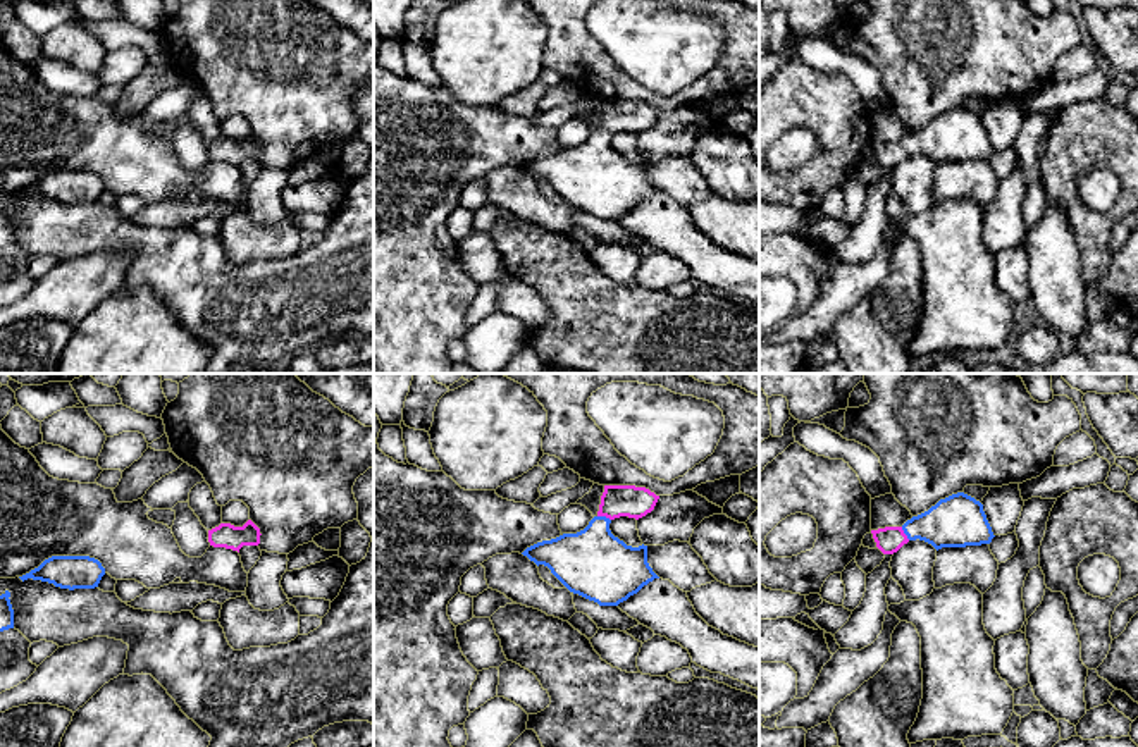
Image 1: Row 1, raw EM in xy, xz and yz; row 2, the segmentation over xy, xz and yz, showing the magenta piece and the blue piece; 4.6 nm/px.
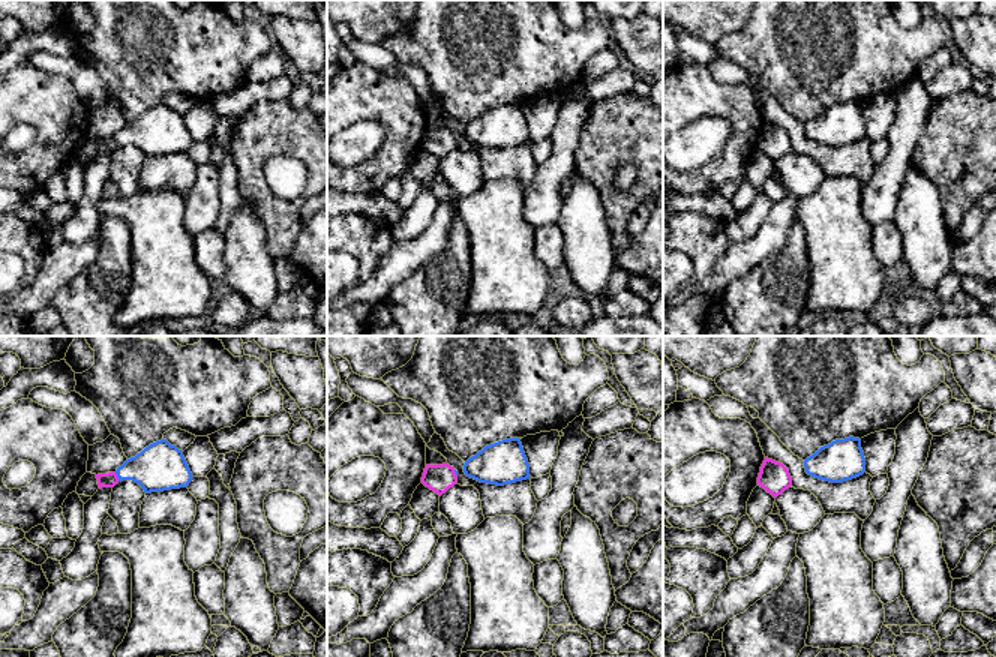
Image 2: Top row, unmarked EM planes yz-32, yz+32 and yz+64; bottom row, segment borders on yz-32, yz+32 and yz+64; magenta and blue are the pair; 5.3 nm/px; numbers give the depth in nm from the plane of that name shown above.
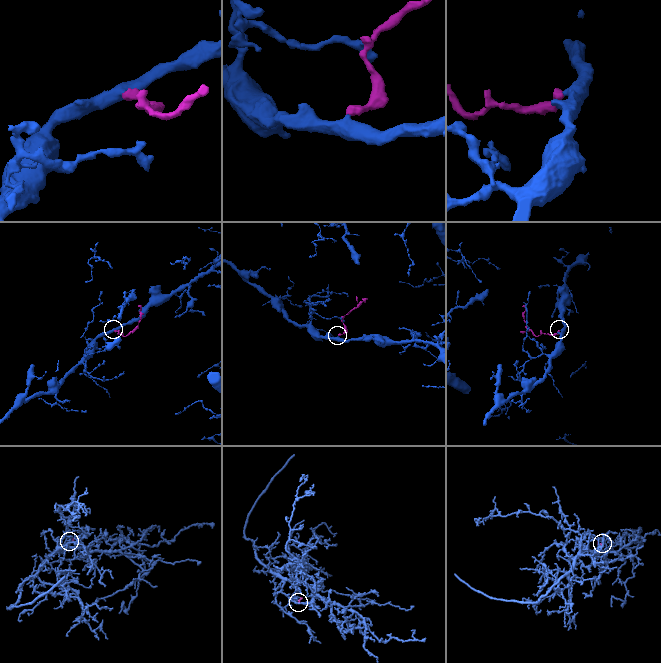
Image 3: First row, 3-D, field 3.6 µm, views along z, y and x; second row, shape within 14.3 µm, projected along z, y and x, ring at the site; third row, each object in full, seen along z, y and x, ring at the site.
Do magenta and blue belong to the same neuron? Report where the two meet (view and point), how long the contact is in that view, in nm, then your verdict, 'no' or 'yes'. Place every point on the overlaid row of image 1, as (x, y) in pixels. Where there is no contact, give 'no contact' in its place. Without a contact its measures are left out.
xz (605, 515) | 70 nm | yes

